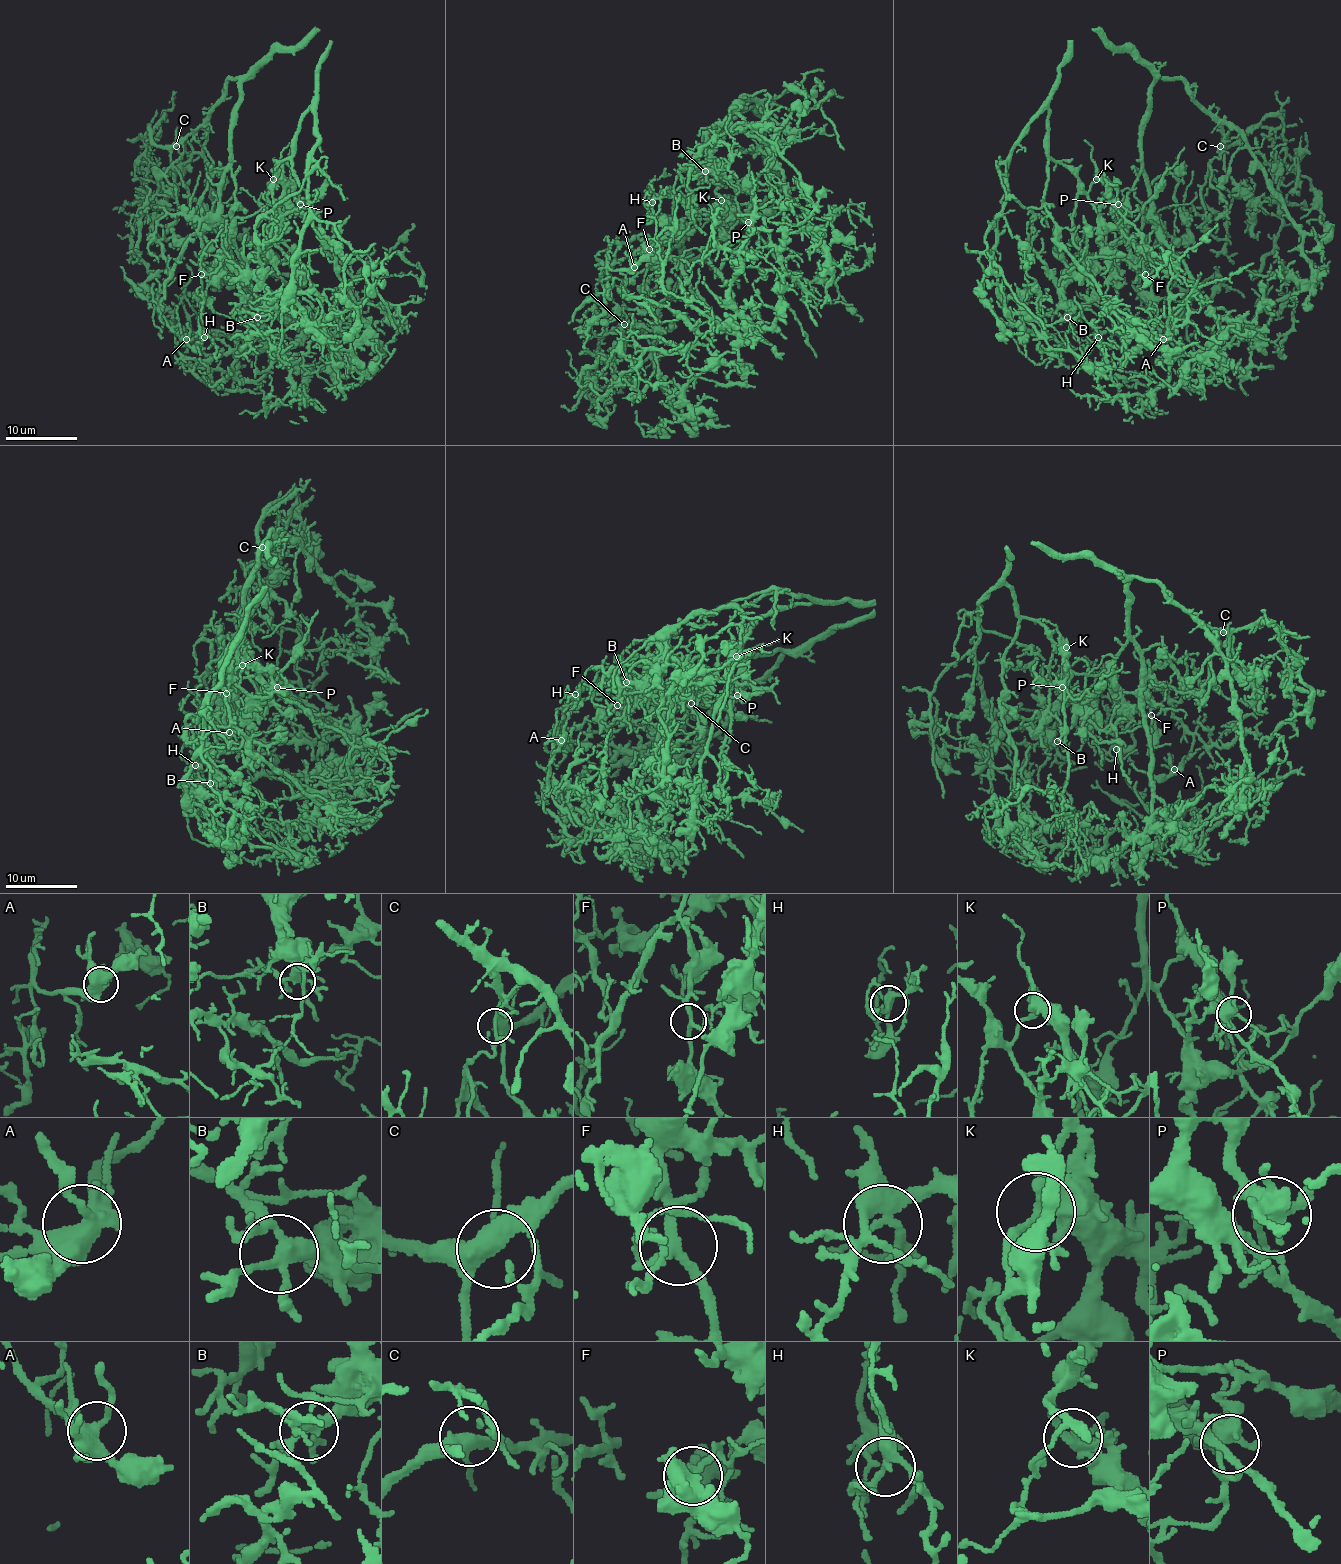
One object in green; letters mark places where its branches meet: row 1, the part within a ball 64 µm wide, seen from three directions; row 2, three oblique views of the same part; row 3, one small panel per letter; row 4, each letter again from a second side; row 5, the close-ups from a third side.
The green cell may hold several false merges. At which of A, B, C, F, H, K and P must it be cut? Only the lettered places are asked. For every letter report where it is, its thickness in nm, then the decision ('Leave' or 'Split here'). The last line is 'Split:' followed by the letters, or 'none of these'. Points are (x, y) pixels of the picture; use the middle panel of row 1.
A: Place: (634, 267). Thickness 460 nm. Leave
B: Place: (705, 171). Thickness 320 nm. Leave
C: Place: (624, 324). Thickness 400 nm. Leave
F: Place: (649, 249). Thickness 200 nm. Leave
H: Place: (652, 202). Thickness 360 nm. Leave
K: Place: (721, 200). Thickness 380 nm. Leave
P: Place: (748, 222). Thickness 440 nm. Leave
Split: none of these

